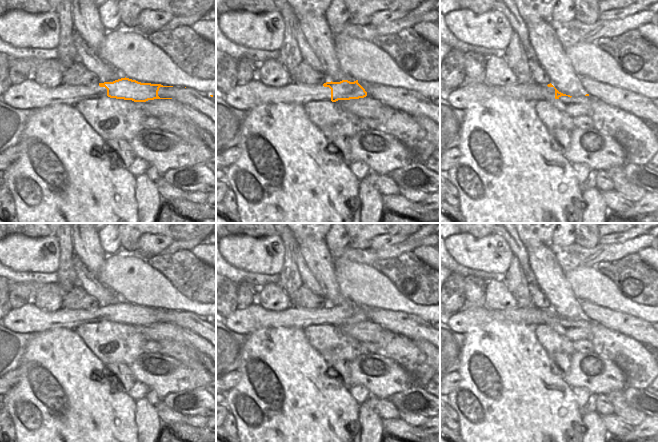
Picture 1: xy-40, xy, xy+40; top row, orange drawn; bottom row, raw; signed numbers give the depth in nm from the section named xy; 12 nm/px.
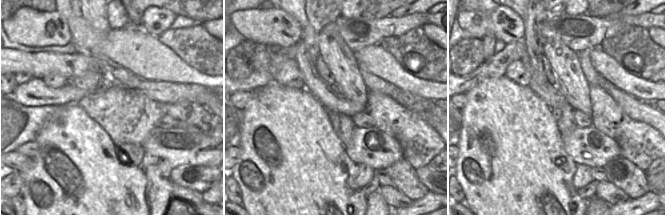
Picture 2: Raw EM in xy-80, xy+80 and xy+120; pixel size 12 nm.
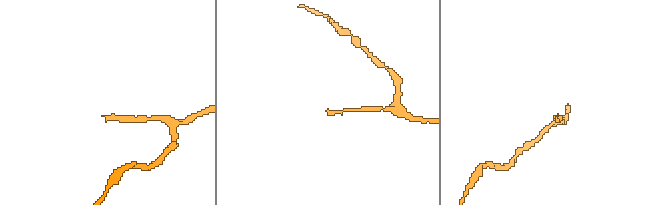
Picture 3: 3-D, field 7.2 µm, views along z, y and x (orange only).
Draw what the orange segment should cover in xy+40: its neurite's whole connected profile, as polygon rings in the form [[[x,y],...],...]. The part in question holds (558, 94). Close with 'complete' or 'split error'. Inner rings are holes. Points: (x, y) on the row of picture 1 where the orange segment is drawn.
[[[481,83],[481,84],[475,84],[473,86],[466,86],[466,87],[458,87],[454,90],[451,90],[447,97],[445,98],[454,108],[457,108],[459,110],[465,110],[467,107],[469,107],[472,103],[477,102],[479,100],[484,100],[487,98],[490,98],[492,96],[504,96],[506,98],[510,99],[522,99],[526,100],[528,102],[536,102],[538,100],[554,100],[559,99],[561,96],[568,96],[572,97],[570,95],[563,94],[559,92],[551,83],[550,84],[522,84],[522,83],[516,83],[511,84],[509,86],[504,87],[496,87],[491,86],[487,83]]]; split error

